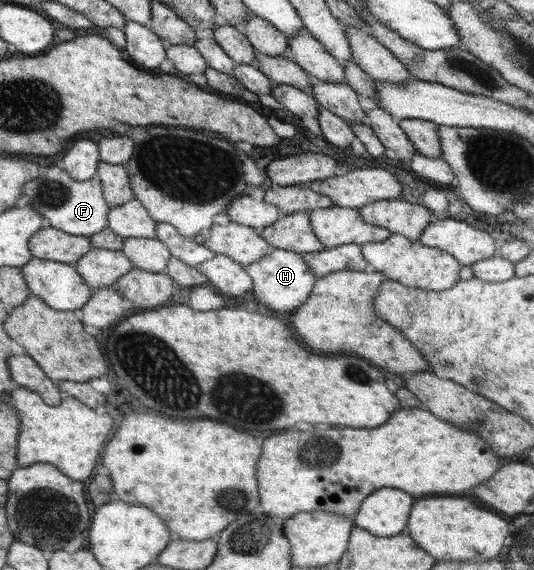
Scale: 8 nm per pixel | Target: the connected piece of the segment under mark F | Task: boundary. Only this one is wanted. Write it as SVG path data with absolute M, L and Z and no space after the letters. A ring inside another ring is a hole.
M50 166L24 184L24 194L28 196L28 205L31 206L45 220L50 221L50 227L64 232L84 237L92 237L102 229L107 228L107 214L110 206L103 194L103 183L96 177L80 182L72 178L66 171L58 166Z

